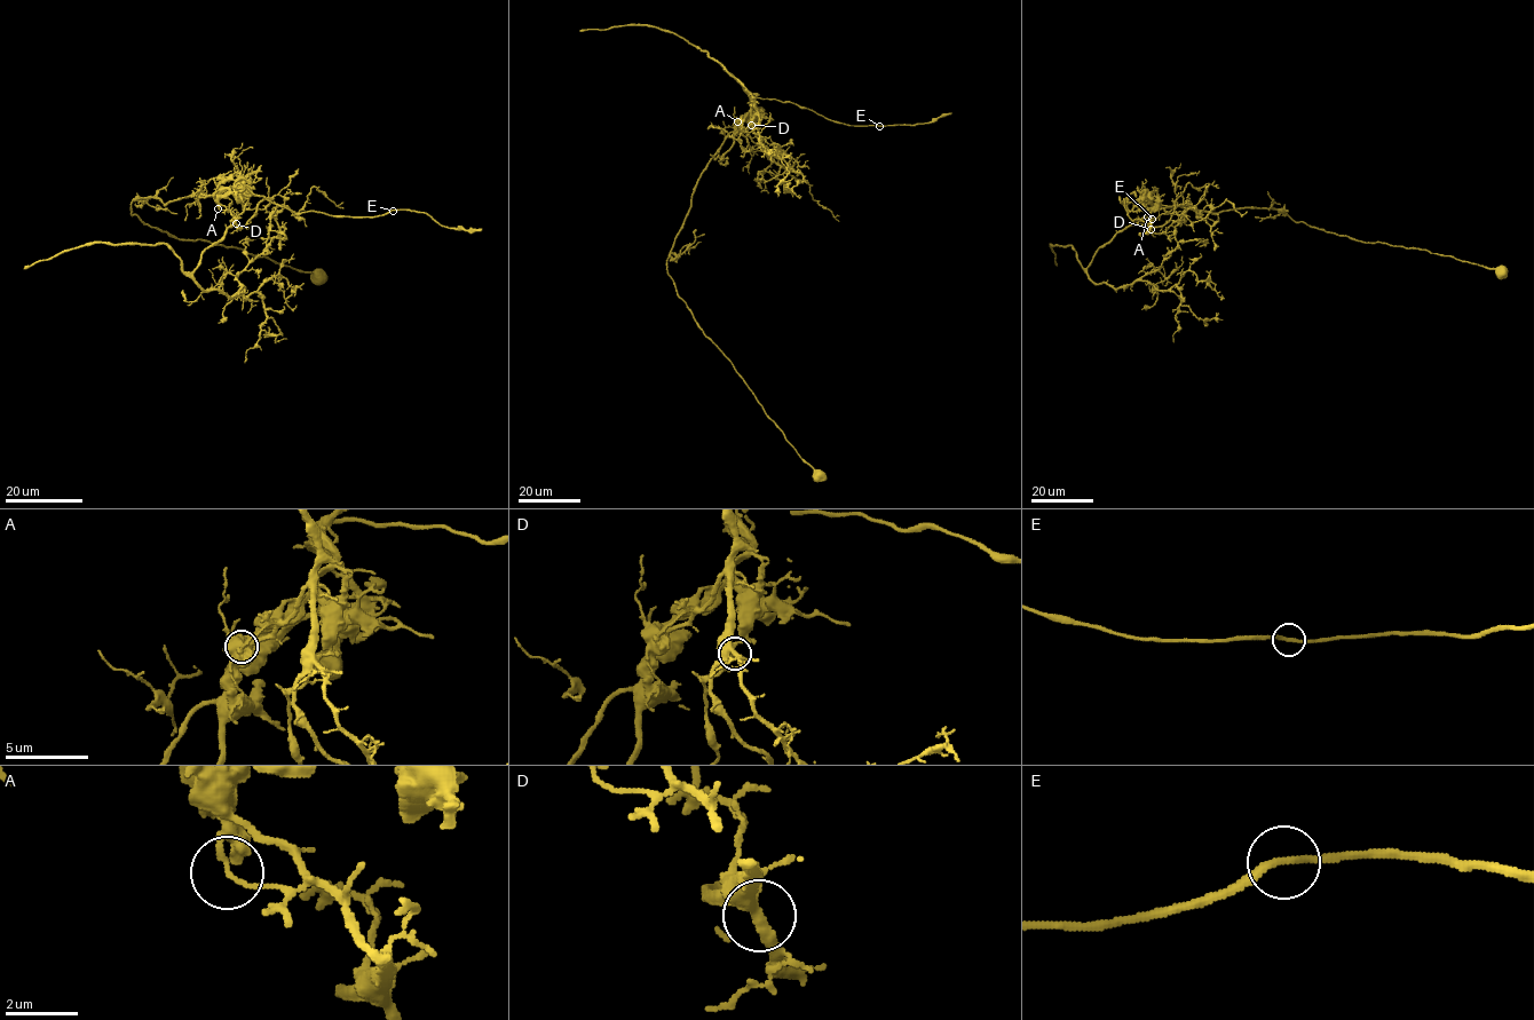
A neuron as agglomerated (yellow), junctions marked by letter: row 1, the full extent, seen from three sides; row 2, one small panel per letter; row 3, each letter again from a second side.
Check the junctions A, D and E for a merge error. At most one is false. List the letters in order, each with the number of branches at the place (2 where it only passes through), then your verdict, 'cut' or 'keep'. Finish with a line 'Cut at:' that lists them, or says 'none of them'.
A: 2 branches meet; cut
D: 2 branches meet; keep
E: 2 branches meet; keep
Cut at: A

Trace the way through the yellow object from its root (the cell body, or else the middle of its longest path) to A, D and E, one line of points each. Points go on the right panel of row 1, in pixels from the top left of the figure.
A: (1502, 271), (1425, 250), (1362, 243), (1294, 221), (1282, 210), (1239, 207), (1211, 213), (1155, 206), (1147, 216)
D: (1502, 271), (1425, 250), (1362, 243), (1294, 221), (1282, 210), (1211, 213), (1155, 206), (1137, 223), (1151, 229)
E: (1502, 271), (1362, 243), (1294, 221), (1282, 210), (1211, 213), (1123, 199), (1133, 220), (1152, 219)

